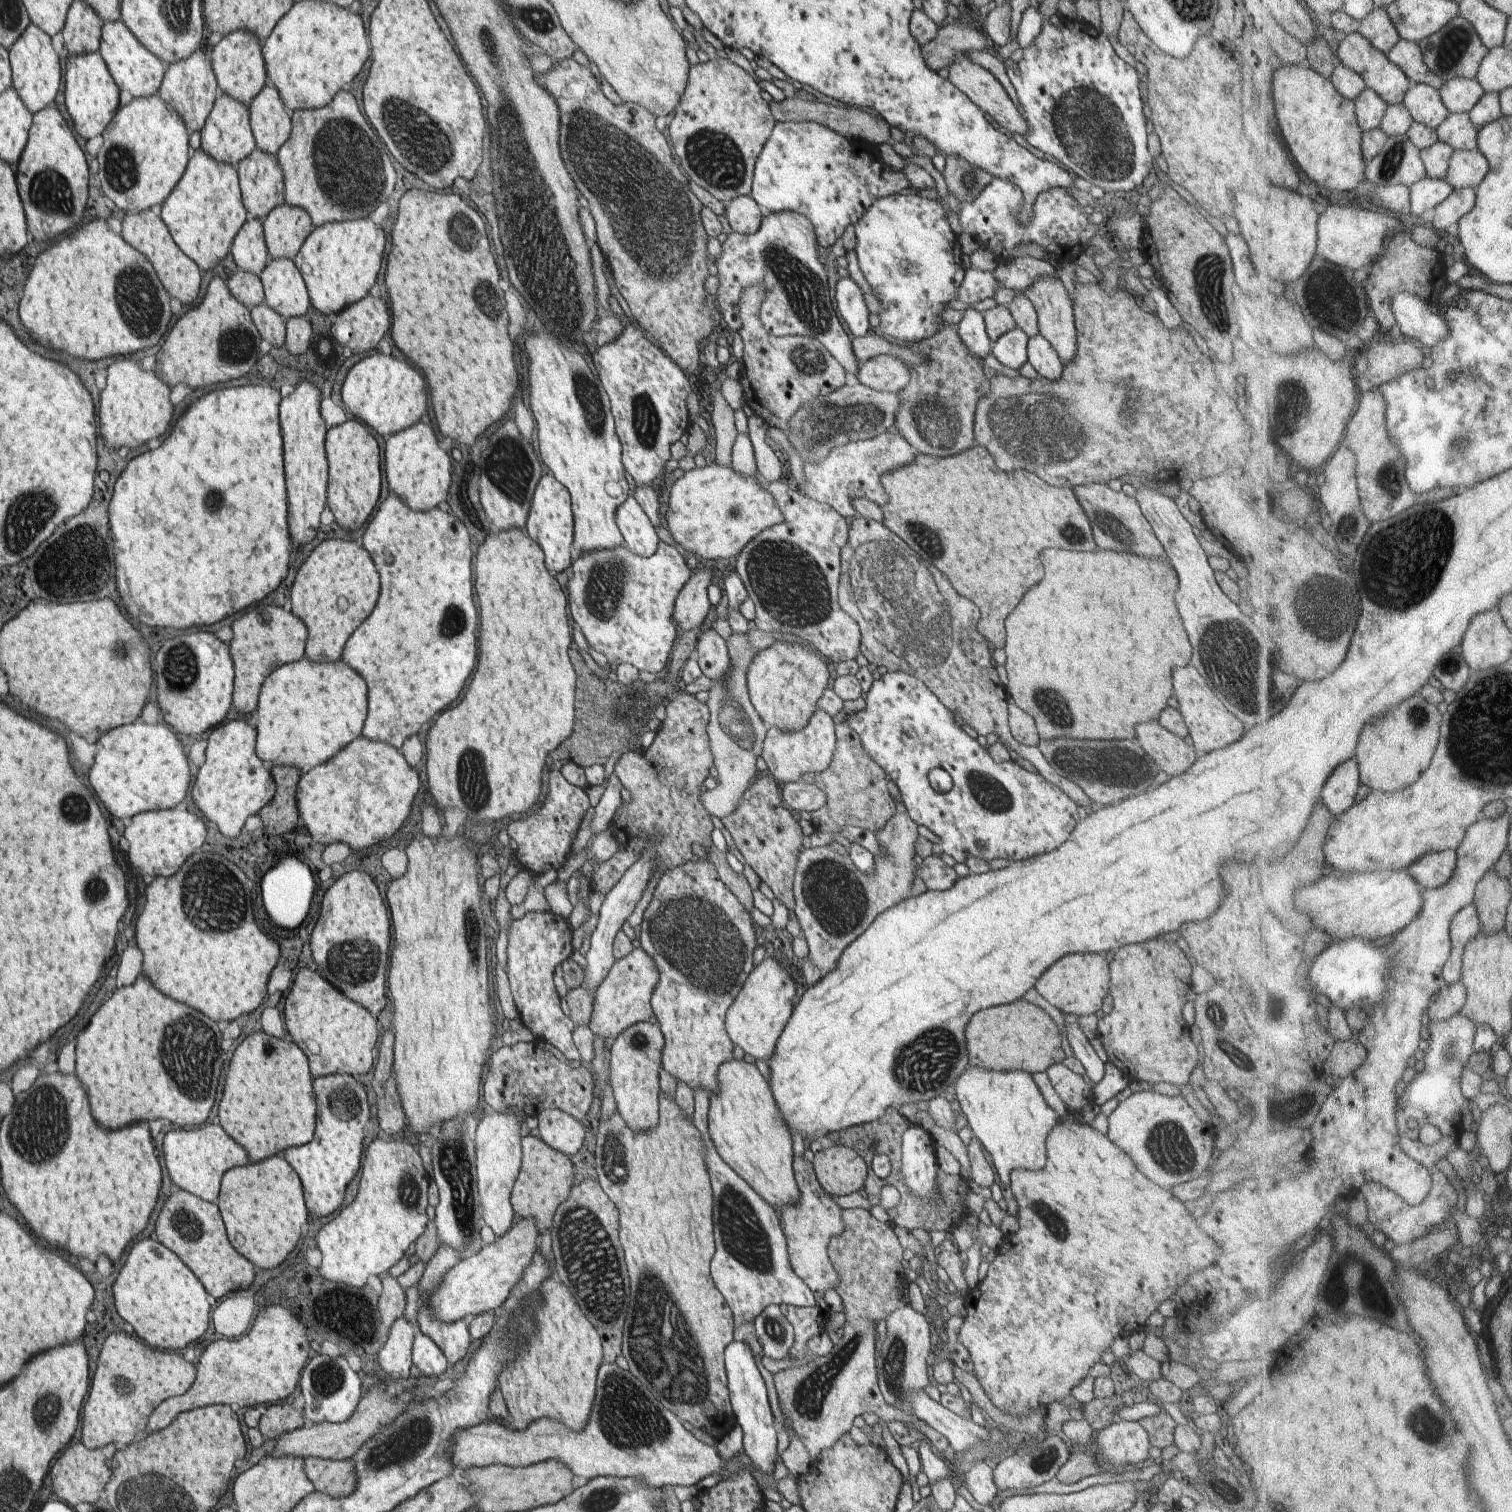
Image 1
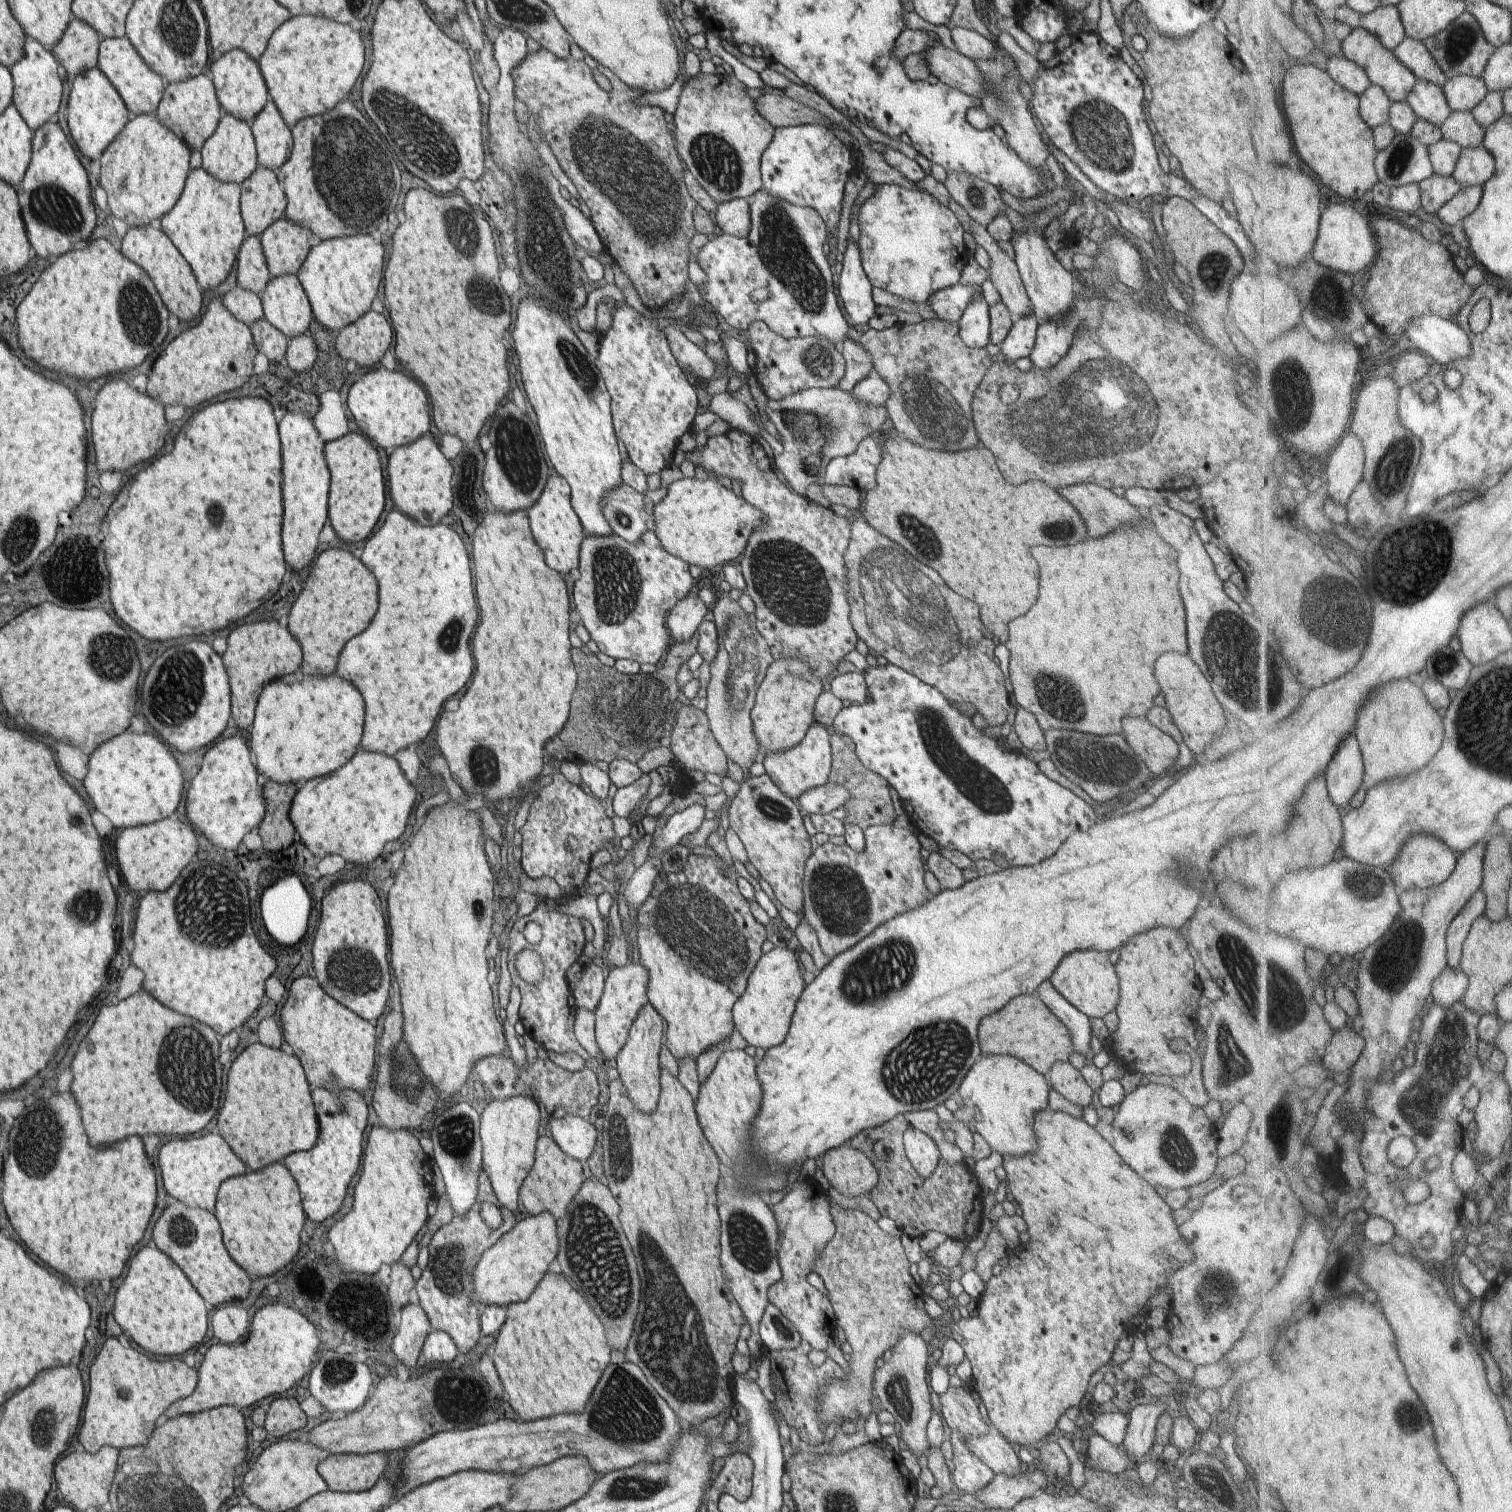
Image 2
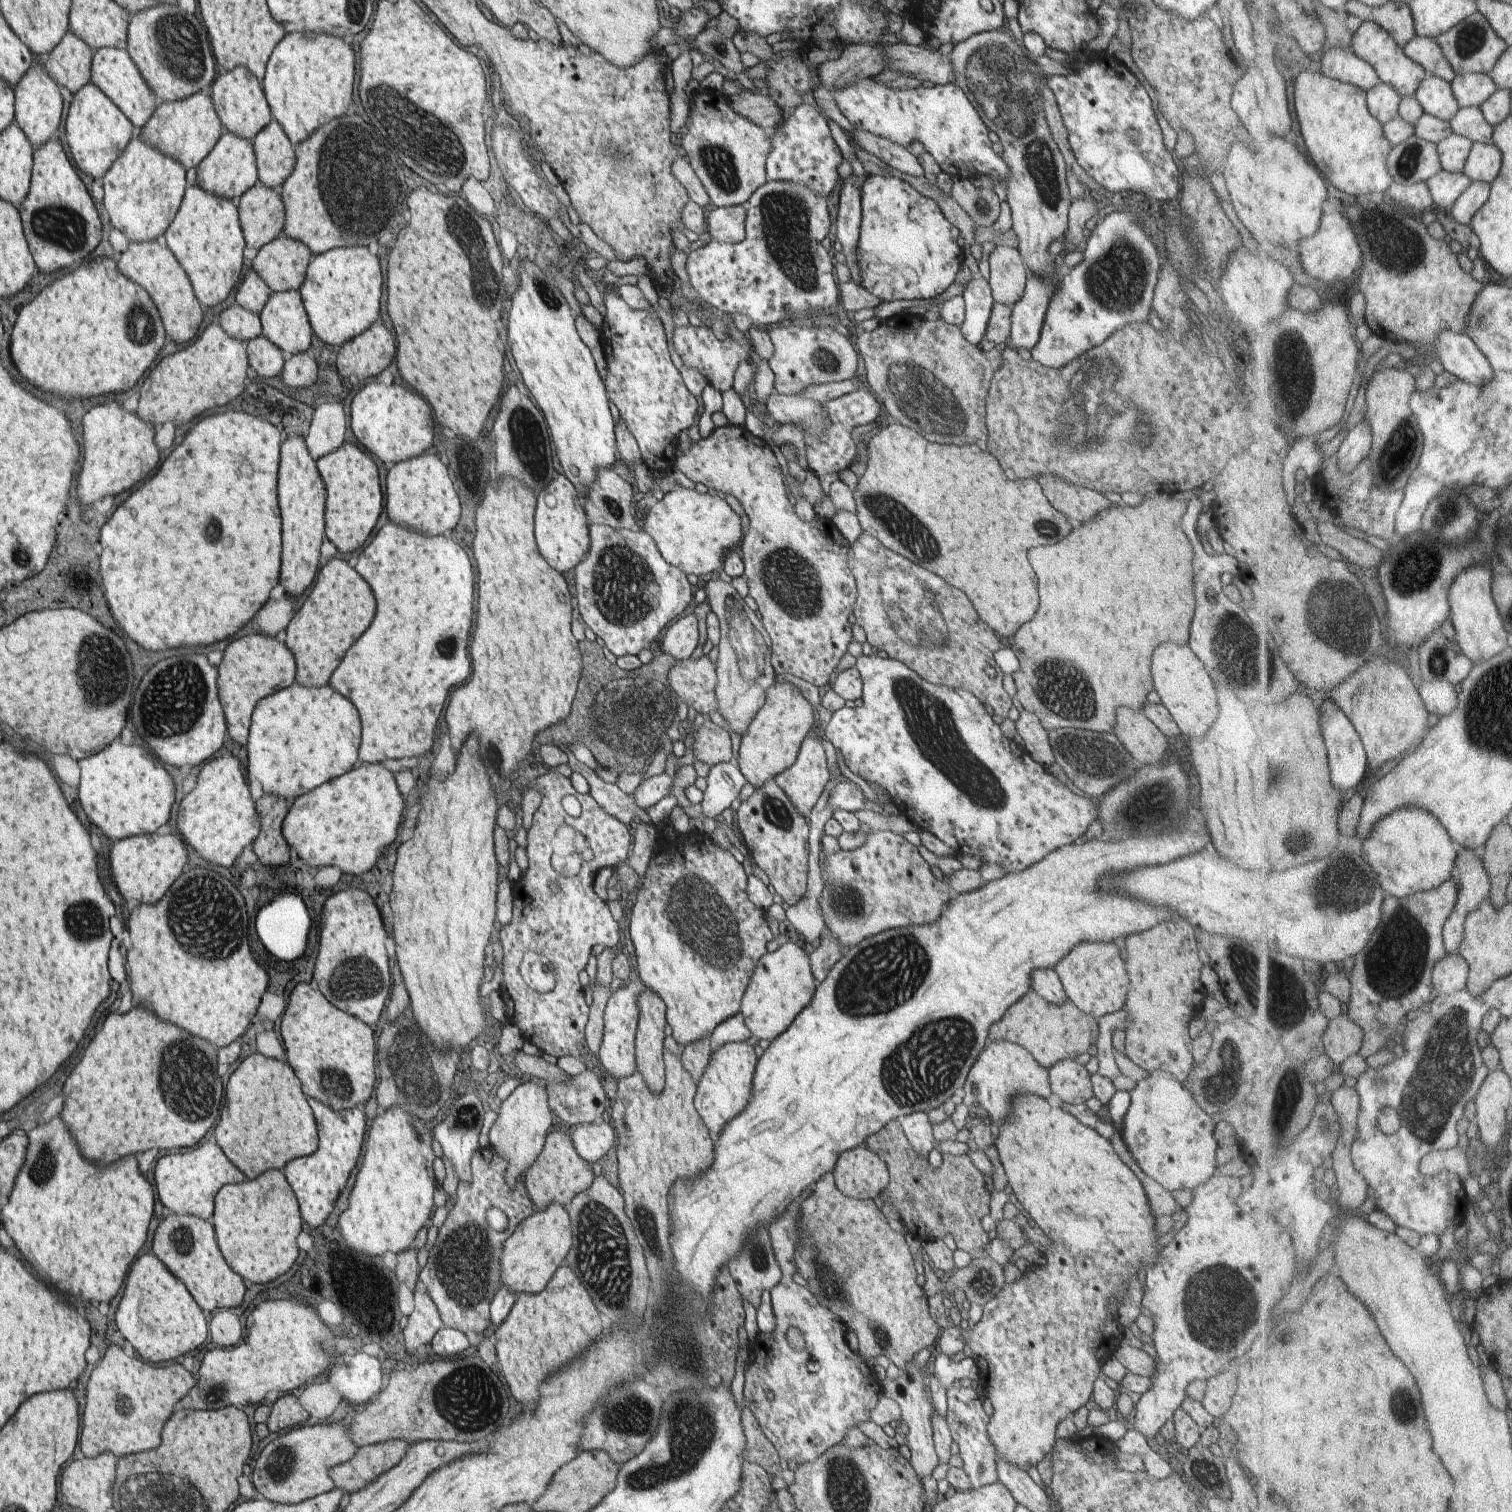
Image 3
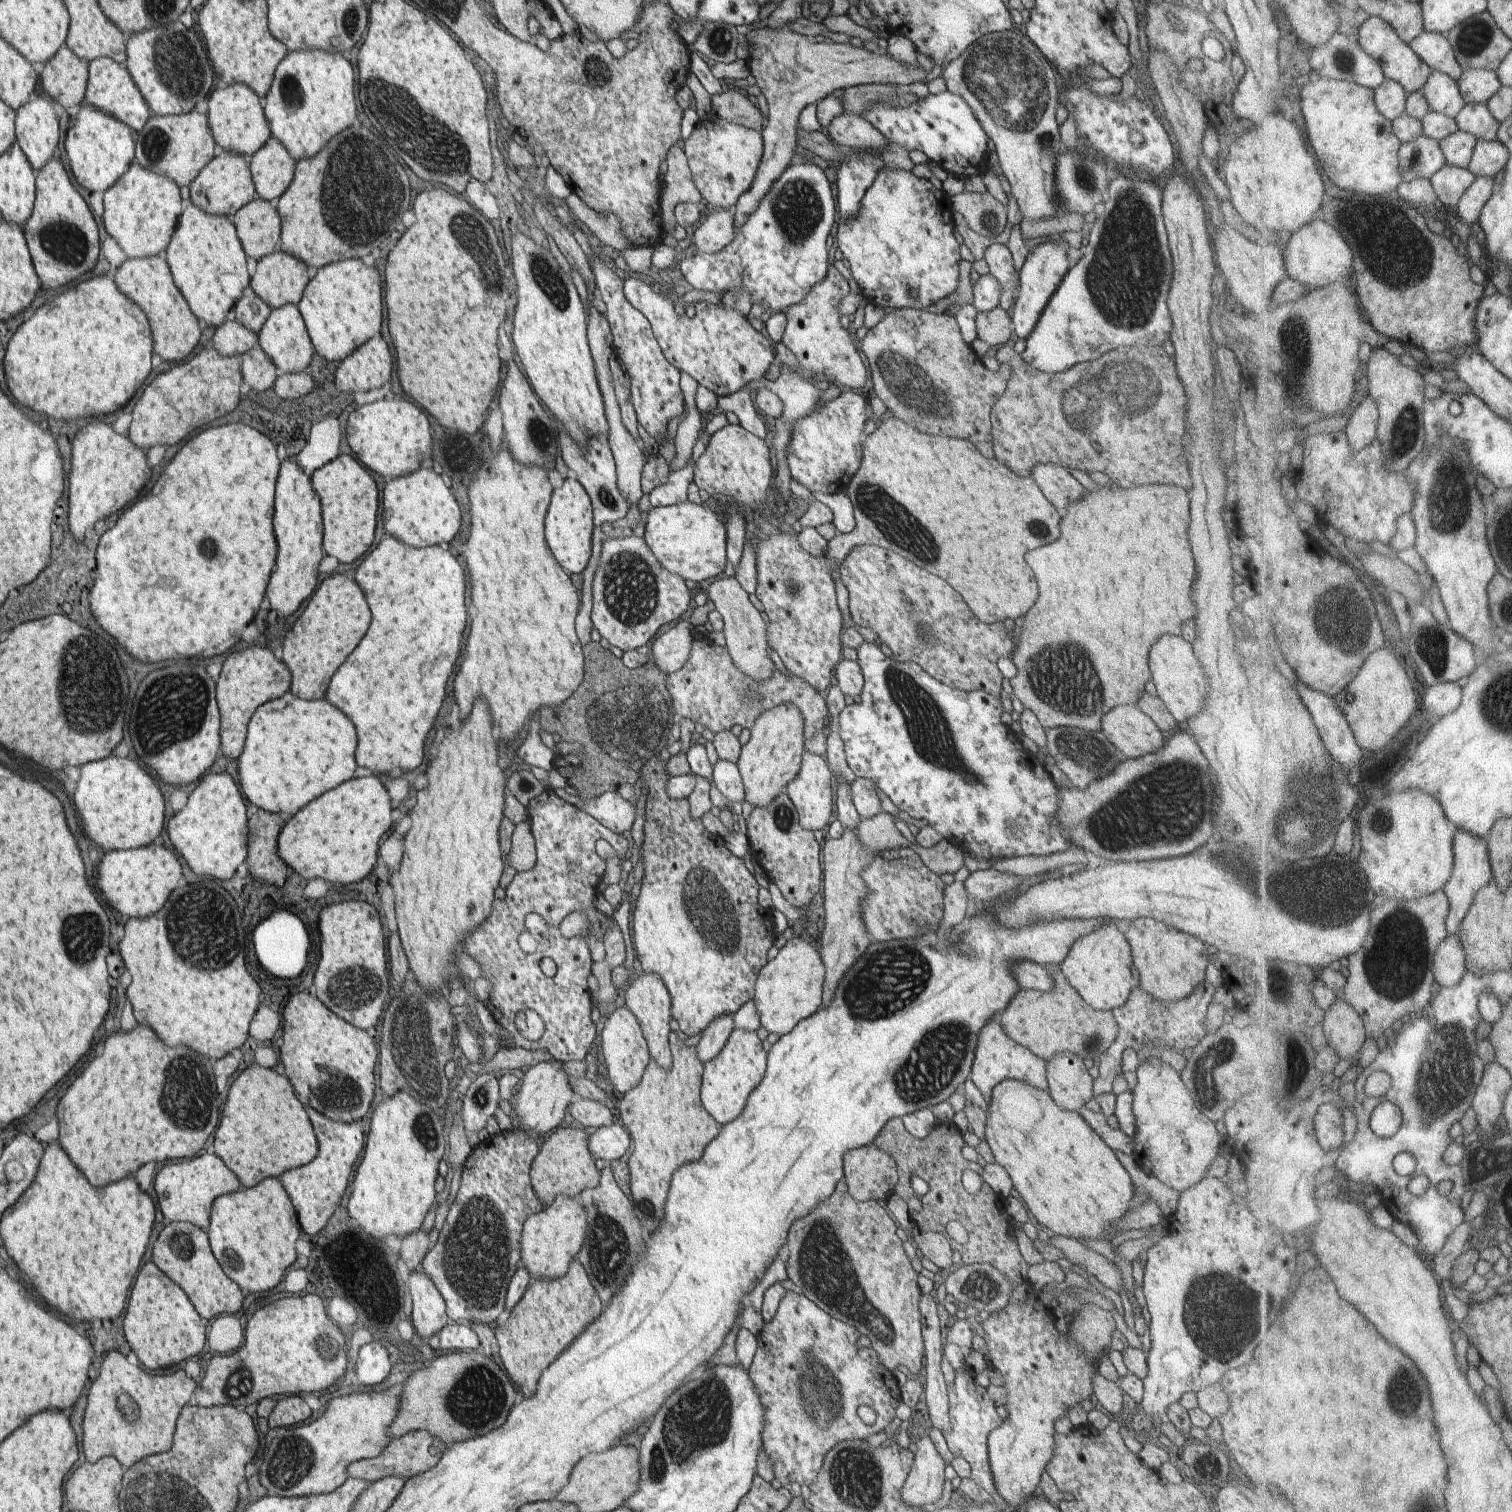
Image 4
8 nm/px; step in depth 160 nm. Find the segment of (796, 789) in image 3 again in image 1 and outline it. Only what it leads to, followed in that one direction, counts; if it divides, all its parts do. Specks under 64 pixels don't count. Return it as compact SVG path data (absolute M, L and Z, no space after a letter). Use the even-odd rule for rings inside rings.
M816 709L808 724L798 732L785 733L777 728L768 727L761 752L768 770L778 782L797 783L806 774L825 772L831 765L837 750L837 736L832 717L823 710Z

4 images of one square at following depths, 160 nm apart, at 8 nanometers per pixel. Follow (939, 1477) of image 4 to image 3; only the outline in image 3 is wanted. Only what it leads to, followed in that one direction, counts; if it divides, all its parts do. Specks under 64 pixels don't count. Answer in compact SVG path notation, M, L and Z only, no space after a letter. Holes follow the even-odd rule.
M908 1362L905 1368L899 1370L896 1379L892 1380L886 1377L879 1383L882 1385L881 1394L894 1400L900 1406L901 1422L908 1426L908 1434L901 1436L900 1441L904 1442L910 1449L912 1454L912 1458L910 1458L911 1466L916 1470L918 1479L922 1481L922 1478L931 1476L934 1469L939 1465L933 1442L932 1414L934 1414L934 1408L930 1399L926 1396L926 1386L923 1383L923 1368L915 1366L913 1362Z

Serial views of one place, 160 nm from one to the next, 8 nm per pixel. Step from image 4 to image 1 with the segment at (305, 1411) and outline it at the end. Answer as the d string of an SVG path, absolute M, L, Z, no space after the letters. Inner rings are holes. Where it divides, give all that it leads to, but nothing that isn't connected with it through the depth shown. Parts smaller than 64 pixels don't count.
M275 1404L268 1407L259 1422L260 1432L266 1440L278 1439L284 1433L306 1426L303 1412L294 1404Z

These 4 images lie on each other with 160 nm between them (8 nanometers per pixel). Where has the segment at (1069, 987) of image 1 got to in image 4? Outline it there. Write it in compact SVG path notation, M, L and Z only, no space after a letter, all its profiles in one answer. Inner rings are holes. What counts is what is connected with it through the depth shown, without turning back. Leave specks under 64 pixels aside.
M1106 919L1090 934L1077 938L1060 964L1063 974L1073 988L1092 1008L1099 1011L1122 1006L1128 1000L1132 986L1136 984L1131 946L1125 933L1120 934L1118 926L1124 925Z

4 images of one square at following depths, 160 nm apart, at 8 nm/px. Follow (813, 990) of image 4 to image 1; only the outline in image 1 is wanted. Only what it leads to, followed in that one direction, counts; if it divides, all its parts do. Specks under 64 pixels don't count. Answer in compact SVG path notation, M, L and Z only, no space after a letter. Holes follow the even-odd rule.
M769 957L752 969L742 990L725 1014L725 1027L732 1042L746 1054L766 1061L772 1056L777 1040L793 1013L796 982L786 967Z

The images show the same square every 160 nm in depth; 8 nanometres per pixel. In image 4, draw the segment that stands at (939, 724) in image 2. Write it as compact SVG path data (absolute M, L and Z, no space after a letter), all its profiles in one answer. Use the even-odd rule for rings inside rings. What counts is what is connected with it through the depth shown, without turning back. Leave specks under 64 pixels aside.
M864 641L856 650L857 661L864 677L861 700L846 705L839 714L840 736L844 741L846 760L856 778L862 777L874 781L899 810L904 810L912 818L927 820L943 838L950 840L966 852L971 851L990 860L999 857L1026 856L1026 854L1038 856L1066 852L1071 842L1067 833L1055 824L1059 807L1059 788L1044 765L1024 748L1020 738L1002 722L1000 718L1004 708L999 698L986 691L961 691L942 684L939 680L932 678L917 662L888 658L882 653L878 642Z

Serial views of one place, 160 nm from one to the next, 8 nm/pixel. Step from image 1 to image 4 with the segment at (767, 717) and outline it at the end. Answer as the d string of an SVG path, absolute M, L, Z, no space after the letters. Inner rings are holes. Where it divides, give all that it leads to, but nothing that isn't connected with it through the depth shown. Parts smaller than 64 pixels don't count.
M784 703L772 710L762 712L750 730L751 738L747 744L742 745L741 755L736 763L745 788L745 800L754 807L767 807L780 793L785 792L786 786L796 778L800 770L805 753L804 719L796 706Z

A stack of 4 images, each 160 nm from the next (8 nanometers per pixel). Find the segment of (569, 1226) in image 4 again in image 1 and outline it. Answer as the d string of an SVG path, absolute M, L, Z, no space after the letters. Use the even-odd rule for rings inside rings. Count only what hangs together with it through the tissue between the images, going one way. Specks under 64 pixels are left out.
M517 1218L510 1230L497 1237L493 1244L483 1243L480 1250L465 1255L444 1275L431 1296L433 1317L447 1323L456 1322L502 1306L532 1264L539 1250L541 1234L535 1218Z

